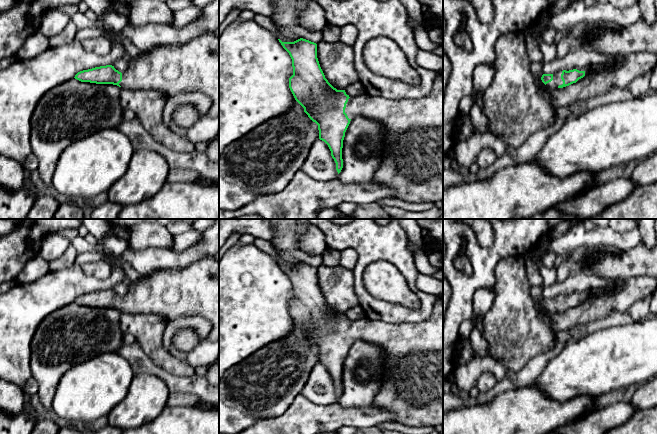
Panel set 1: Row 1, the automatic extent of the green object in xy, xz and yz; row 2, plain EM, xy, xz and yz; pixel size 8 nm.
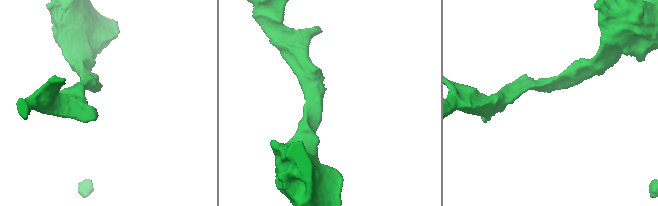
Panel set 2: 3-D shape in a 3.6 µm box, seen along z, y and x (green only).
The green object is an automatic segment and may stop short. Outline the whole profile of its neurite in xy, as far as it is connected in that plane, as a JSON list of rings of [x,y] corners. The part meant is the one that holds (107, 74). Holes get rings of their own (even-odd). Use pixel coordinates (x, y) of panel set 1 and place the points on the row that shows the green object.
[[[213,31],[181,45],[155,47],[140,57],[130,59],[128,69],[121,73],[112,65],[95,67],[78,72],[75,79],[96,84],[113,84],[123,90],[153,90],[169,95],[183,92],[201,92],[212,100],[211,117],[219,116],[219,39]]]

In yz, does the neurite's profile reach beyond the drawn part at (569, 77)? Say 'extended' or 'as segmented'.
extended

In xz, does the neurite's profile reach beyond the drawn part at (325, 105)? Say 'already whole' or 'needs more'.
needs more

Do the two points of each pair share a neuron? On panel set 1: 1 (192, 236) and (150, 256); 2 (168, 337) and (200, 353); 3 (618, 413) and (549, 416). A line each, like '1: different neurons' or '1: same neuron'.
1: different neurons
2: same neuron
3: different neurons

